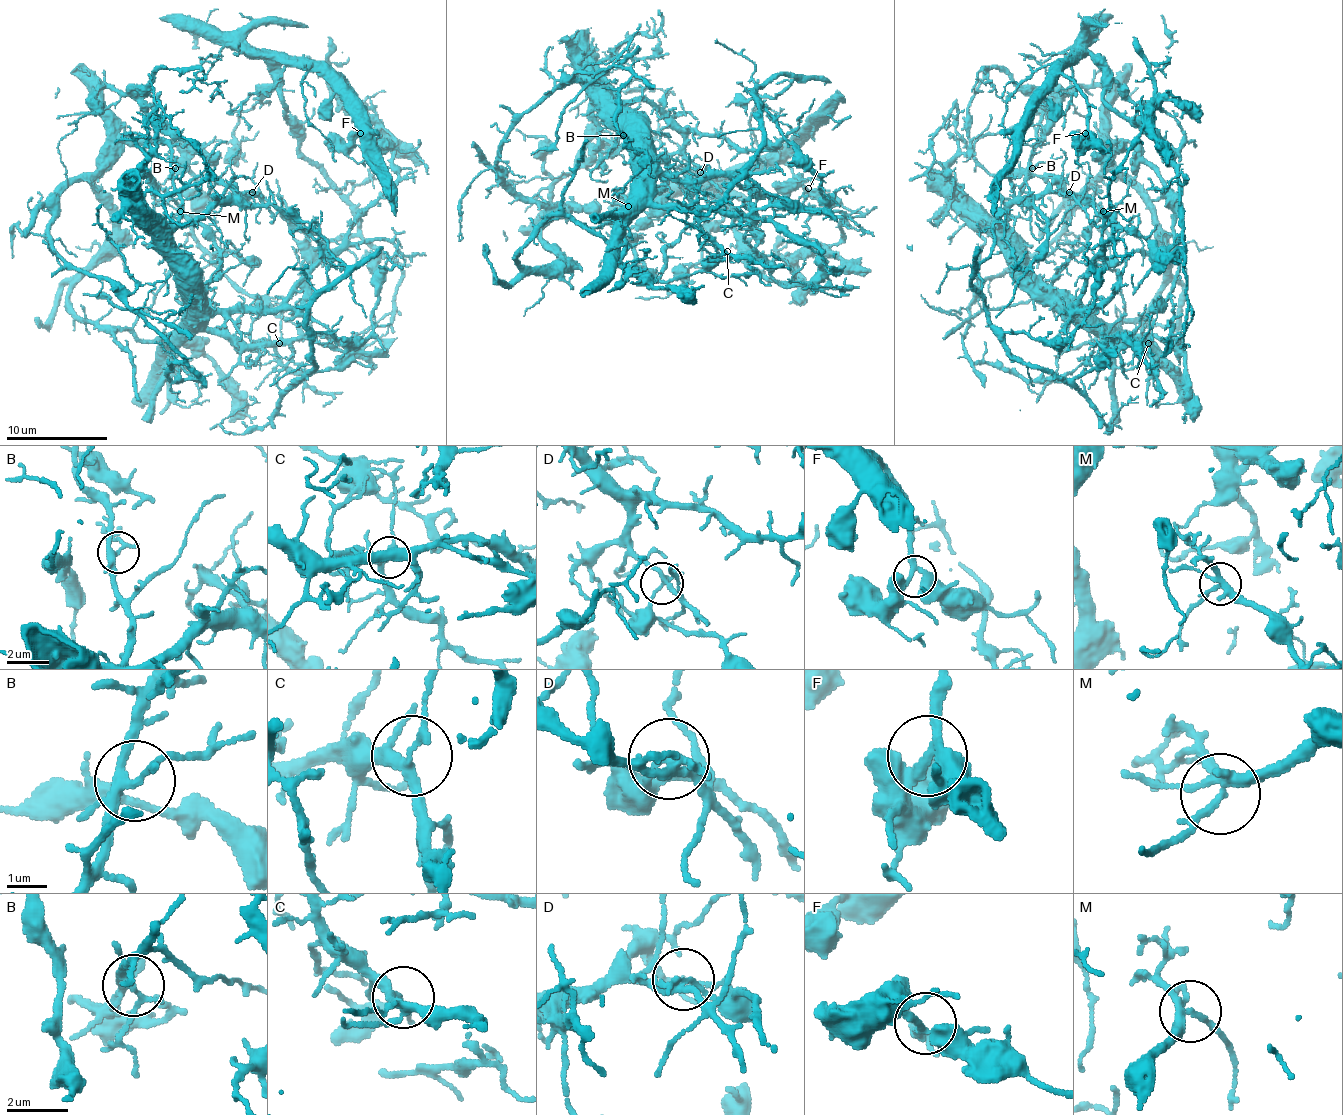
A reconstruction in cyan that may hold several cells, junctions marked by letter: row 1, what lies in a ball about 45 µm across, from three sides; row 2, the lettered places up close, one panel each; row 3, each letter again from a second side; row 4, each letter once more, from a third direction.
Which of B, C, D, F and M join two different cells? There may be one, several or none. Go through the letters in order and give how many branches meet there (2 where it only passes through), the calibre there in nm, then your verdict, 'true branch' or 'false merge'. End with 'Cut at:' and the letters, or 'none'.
B: 3 | 220 nm | true branch
C: 3 | 220 nm | true branch
D: 3 | 200 nm | false merge
F: 3 | 200 nm | true branch
M: 4 | 280 nm | true branch
Cut at: D

